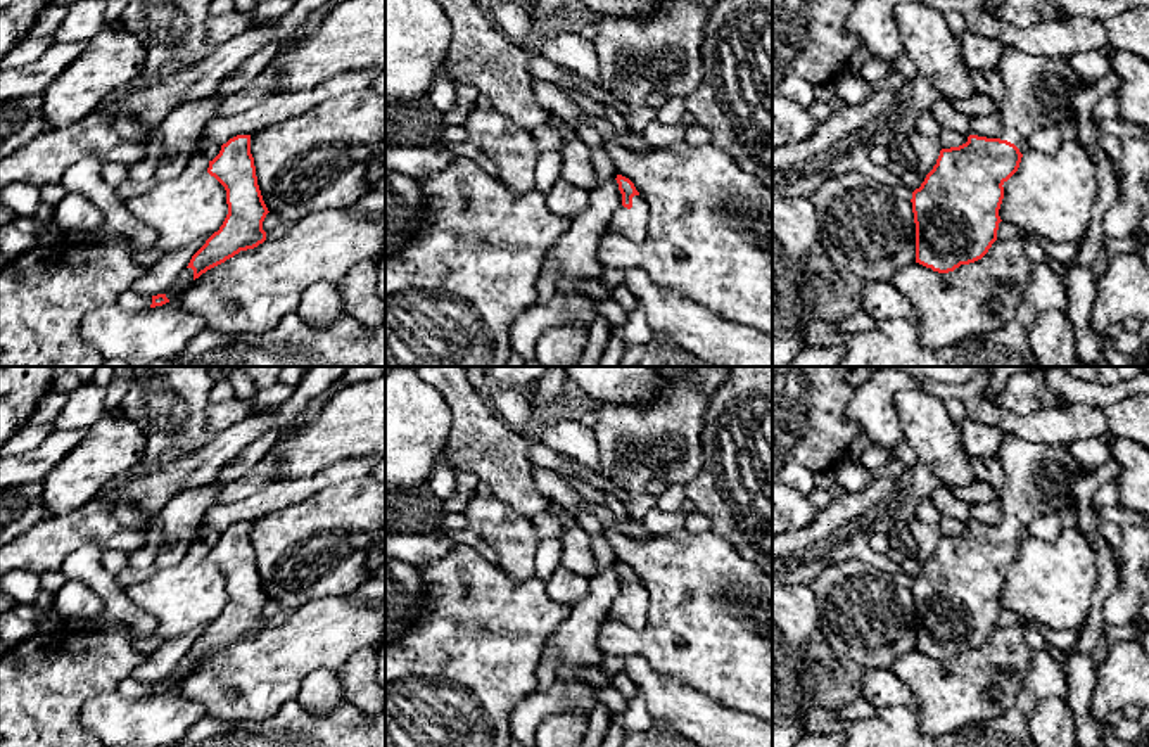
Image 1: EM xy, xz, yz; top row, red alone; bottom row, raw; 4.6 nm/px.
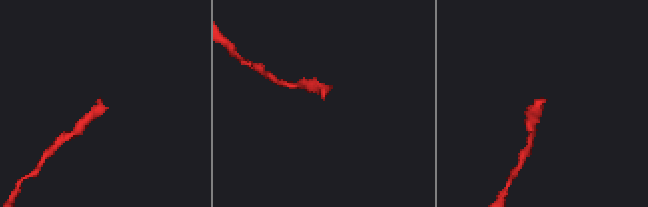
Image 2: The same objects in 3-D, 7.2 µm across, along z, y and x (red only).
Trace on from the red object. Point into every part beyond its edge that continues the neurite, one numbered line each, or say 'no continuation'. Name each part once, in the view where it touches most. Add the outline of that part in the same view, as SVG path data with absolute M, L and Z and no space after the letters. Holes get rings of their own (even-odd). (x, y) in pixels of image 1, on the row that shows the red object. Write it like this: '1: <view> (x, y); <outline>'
1: xz (631, 223); M641 195L632 197L632 208L620 206L606 225L606 230L619 233L634 244L644 244L650 233L650 209Z

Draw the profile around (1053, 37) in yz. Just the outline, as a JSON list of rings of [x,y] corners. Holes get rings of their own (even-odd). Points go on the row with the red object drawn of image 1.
[[[978,9],[964,14],[966,31],[993,40],[1000,40],[1009,47],[1033,55],[1071,59],[1075,54],[1108,47],[1104,24],[1097,19],[1070,14],[1068,17],[1045,17],[1030,28],[1016,28],[995,19],[992,14]]]

